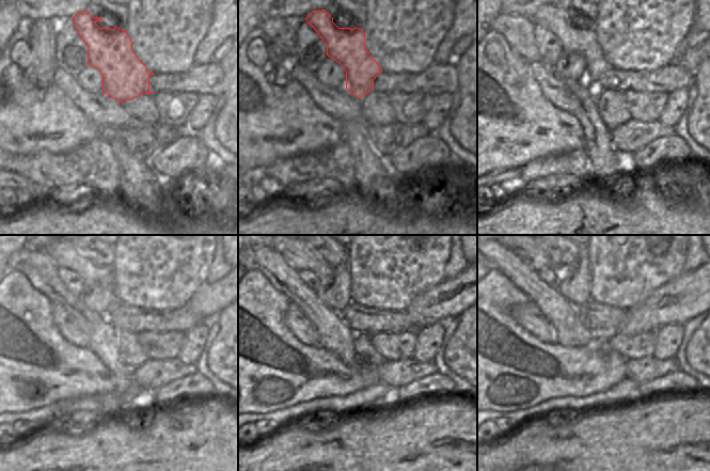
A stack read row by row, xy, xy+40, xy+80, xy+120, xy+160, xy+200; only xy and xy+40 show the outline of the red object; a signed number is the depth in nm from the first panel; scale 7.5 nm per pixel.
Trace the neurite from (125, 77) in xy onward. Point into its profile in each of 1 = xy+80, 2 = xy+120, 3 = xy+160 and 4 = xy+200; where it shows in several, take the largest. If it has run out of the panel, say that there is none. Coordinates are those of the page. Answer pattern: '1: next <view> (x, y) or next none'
1: next xy+80 (583, 41)
2: next xy+120 (68, 256)
3: next xy+160 (300, 256)
4: next xy+200 (534, 256)

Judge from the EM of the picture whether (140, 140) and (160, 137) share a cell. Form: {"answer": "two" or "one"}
{"answer": "one"}

